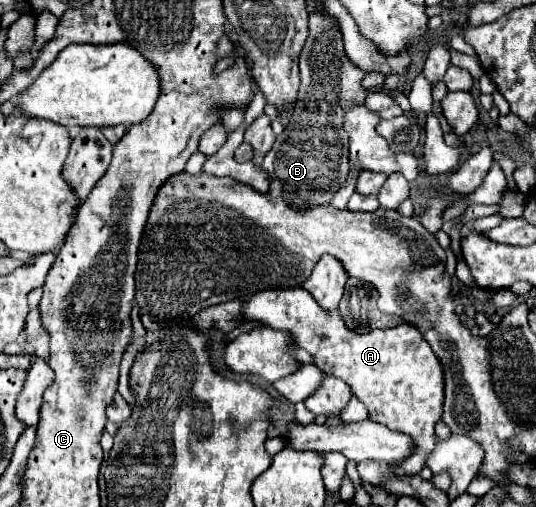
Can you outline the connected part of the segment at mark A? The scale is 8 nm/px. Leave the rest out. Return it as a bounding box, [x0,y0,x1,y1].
[243,289,443,477]

